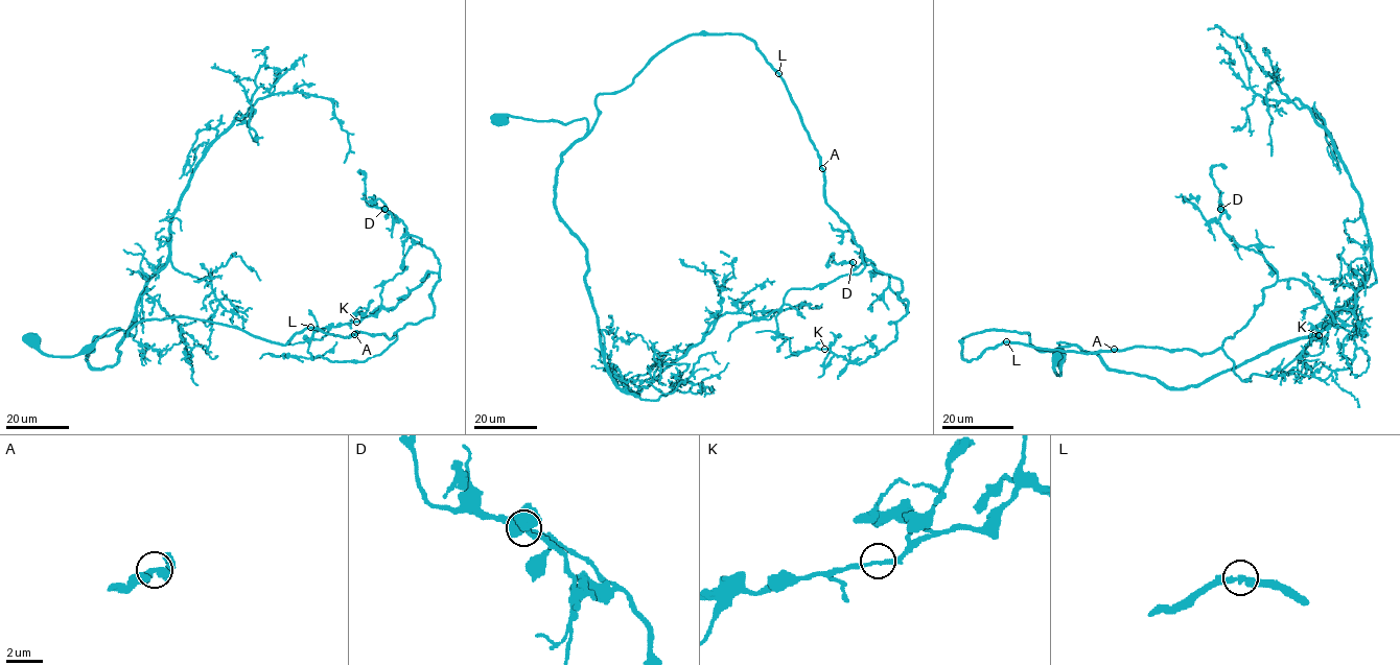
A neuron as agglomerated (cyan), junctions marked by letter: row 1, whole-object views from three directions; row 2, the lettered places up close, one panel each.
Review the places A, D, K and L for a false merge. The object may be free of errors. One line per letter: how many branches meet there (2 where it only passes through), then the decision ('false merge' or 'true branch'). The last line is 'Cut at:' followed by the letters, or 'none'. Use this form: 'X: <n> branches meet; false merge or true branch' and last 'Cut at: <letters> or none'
A: 2 branches meet; true branch
D: 2 branches meet; true branch
K: 2 branches meet; true branch
L: 2 branches meet; true branch
Cut at: none

